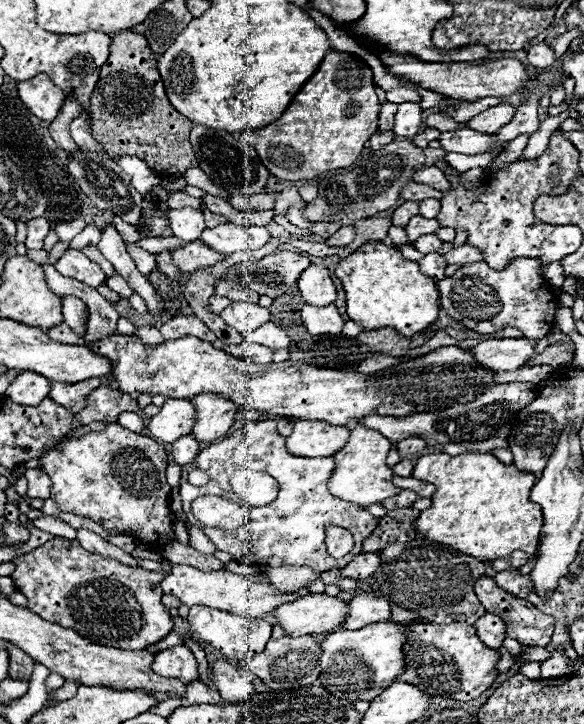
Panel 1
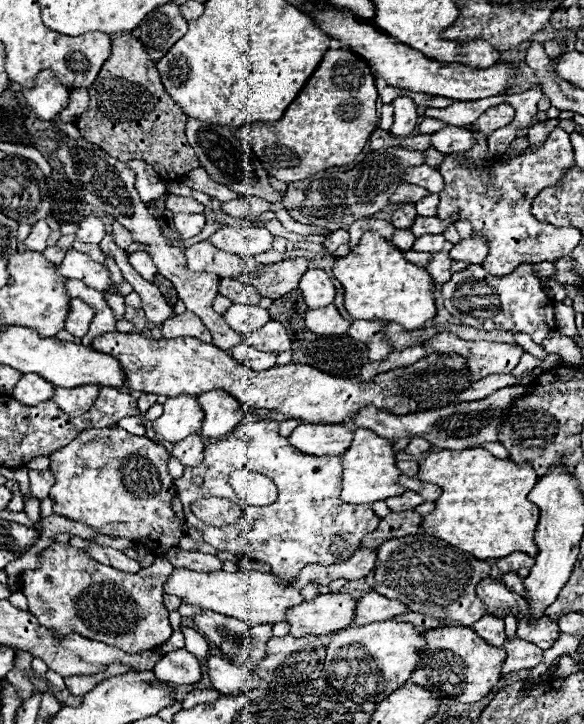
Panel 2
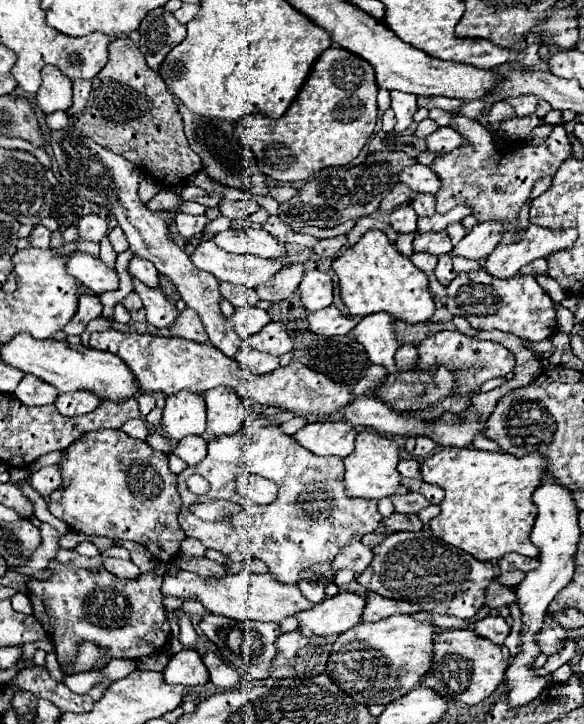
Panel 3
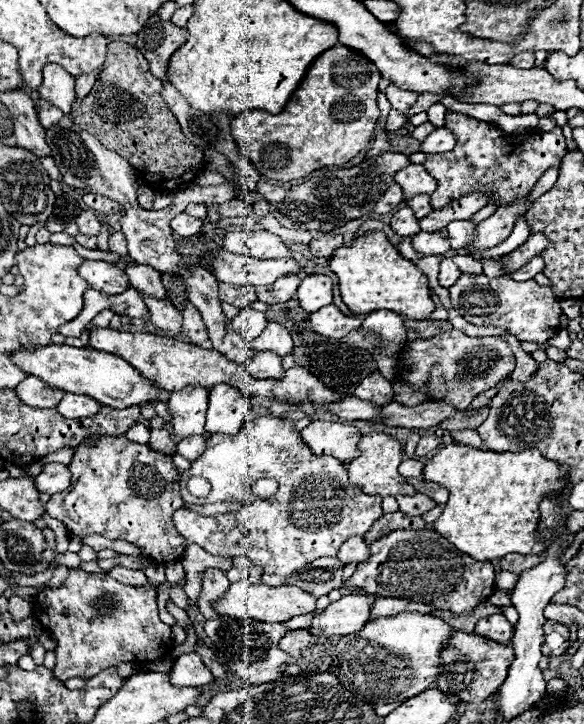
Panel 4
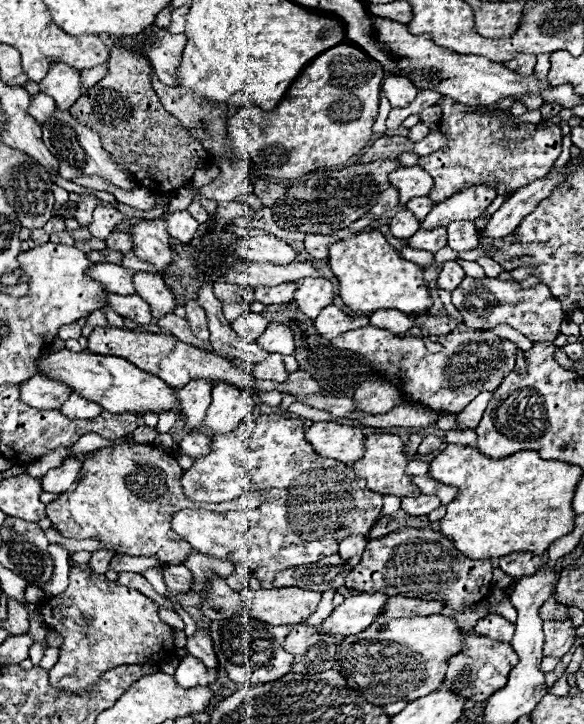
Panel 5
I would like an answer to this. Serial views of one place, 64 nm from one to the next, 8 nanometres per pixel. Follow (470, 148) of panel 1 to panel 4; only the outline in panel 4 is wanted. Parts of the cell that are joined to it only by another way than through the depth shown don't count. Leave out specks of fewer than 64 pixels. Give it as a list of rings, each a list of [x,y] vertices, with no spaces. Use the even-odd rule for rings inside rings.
[[[436,128],[434,132],[430,132],[426,136],[426,140],[422,140],[420,144],[420,152],[424,154],[440,154],[440,152],[448,152],[454,146],[454,136],[450,130],[444,128]]]

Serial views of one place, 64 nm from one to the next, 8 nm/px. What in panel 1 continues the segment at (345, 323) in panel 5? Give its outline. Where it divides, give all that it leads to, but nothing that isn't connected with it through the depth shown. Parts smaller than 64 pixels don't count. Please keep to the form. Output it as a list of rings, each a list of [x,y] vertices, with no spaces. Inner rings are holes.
[[[304,304],[302,322],[310,334],[340,334],[344,328],[344,320],[334,304],[324,308]]]

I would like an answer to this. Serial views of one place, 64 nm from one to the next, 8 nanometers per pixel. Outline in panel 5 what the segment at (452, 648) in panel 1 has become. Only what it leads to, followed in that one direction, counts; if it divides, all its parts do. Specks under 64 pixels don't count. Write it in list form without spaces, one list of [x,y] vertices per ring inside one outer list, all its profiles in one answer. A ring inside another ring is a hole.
[[[466,634],[464,644],[466,644],[464,652],[450,658],[446,682],[442,688],[448,688],[448,690],[452,690],[452,692],[456,692],[468,700],[484,702],[496,690],[506,686],[508,674],[510,674],[512,666],[516,666],[518,656],[508,642],[496,642],[496,640],[490,640],[486,636],[478,636],[478,634]]]

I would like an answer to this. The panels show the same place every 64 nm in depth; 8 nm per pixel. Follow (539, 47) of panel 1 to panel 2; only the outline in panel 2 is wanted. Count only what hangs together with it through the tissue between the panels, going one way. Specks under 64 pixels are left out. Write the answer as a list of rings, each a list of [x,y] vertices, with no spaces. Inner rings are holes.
[[[534,42],[534,44],[526,50],[524,60],[526,60],[526,64],[528,64],[530,68],[536,68],[536,70],[540,70],[540,68],[546,66],[546,64],[550,64],[550,58],[544,54],[544,46],[542,46],[540,42]]]

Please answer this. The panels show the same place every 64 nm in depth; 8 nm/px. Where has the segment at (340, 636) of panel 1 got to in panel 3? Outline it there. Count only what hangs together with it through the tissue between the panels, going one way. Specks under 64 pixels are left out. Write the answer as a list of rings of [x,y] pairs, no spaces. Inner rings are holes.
[[[394,614],[378,622],[362,622],[360,626],[340,634],[328,660],[326,674],[340,682],[340,688],[356,696],[356,702],[388,704],[416,688],[432,668],[434,634],[442,628],[430,620],[416,620],[410,614]]]

